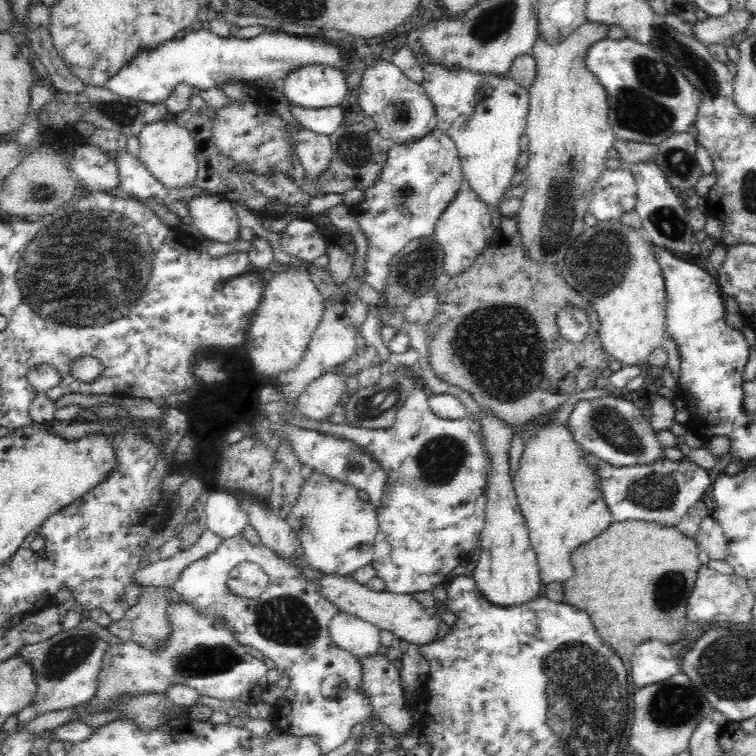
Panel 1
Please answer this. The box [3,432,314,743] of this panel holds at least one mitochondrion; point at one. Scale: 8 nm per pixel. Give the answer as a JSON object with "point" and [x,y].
{"point":[63,655]}

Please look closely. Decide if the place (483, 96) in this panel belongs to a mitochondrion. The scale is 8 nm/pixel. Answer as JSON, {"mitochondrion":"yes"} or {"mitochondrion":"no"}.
{"mitochondrion":"no"}

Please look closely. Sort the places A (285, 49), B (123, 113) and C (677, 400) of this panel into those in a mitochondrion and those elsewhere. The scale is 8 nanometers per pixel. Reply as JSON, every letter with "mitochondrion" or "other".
{"A":"other","B":"mitochondrion","C":"other"}

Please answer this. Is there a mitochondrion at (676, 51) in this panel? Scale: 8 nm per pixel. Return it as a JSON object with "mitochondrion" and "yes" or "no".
{"mitochondrion":"yes"}

